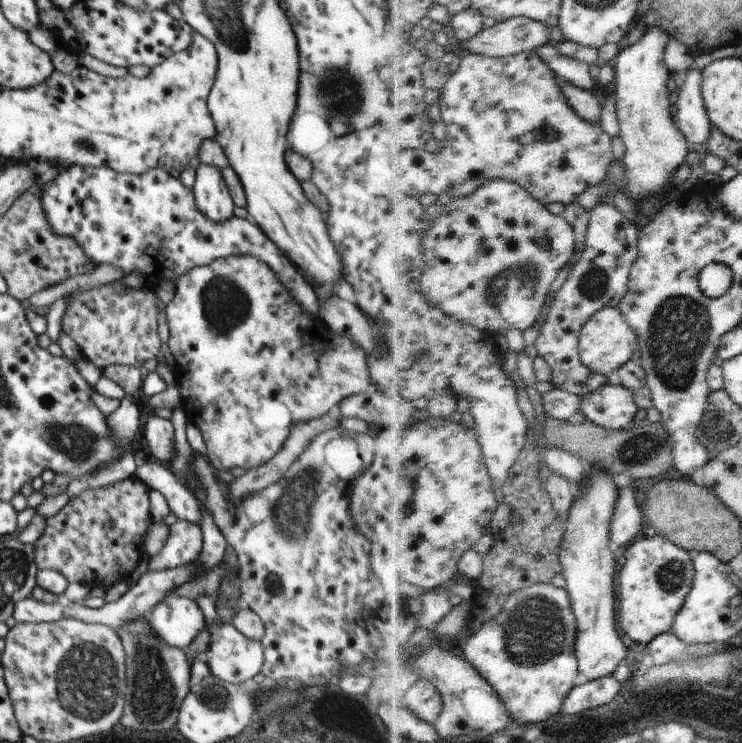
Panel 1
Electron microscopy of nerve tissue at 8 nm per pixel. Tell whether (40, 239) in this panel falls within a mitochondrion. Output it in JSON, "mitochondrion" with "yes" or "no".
{"mitochondrion":"no"}

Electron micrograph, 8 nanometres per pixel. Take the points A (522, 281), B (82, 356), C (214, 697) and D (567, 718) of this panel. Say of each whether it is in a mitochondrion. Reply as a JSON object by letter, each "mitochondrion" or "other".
{"A":"mitochondrion","B":"other","C":"mitochondrion","D":"other"}

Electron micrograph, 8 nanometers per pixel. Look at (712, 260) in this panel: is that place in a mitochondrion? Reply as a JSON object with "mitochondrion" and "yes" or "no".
{"mitochondrion":"no"}

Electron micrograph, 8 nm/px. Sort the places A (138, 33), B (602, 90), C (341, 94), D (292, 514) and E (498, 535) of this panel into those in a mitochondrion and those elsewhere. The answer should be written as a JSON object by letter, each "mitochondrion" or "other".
{"A":"other","B":"other","C":"mitochondrion","D":"mitochondrion","E":"other"}

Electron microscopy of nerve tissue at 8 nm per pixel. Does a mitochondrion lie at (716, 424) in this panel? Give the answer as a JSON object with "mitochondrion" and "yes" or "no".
{"mitochondrion":"yes"}

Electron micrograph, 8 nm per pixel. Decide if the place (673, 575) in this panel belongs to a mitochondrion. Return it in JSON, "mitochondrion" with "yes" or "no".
{"mitochondrion":"yes"}

